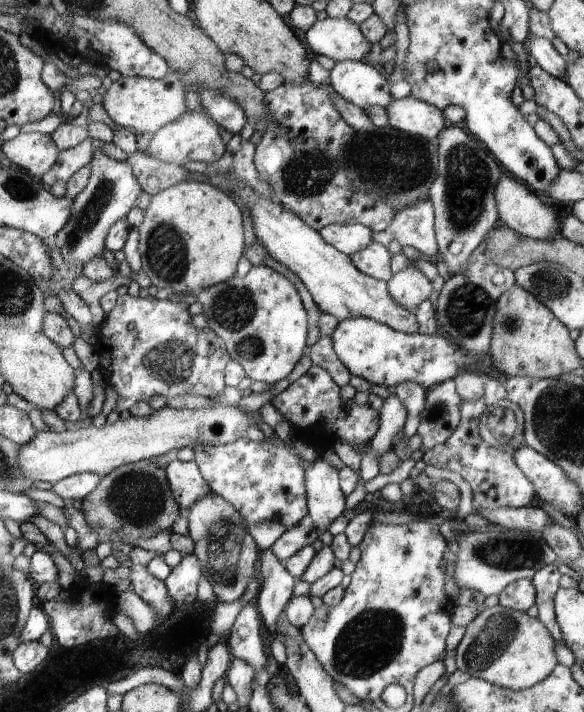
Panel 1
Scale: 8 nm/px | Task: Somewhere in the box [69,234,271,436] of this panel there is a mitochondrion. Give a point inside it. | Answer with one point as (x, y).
(232, 308)

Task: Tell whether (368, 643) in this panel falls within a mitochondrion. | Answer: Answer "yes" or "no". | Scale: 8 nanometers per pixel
yes

